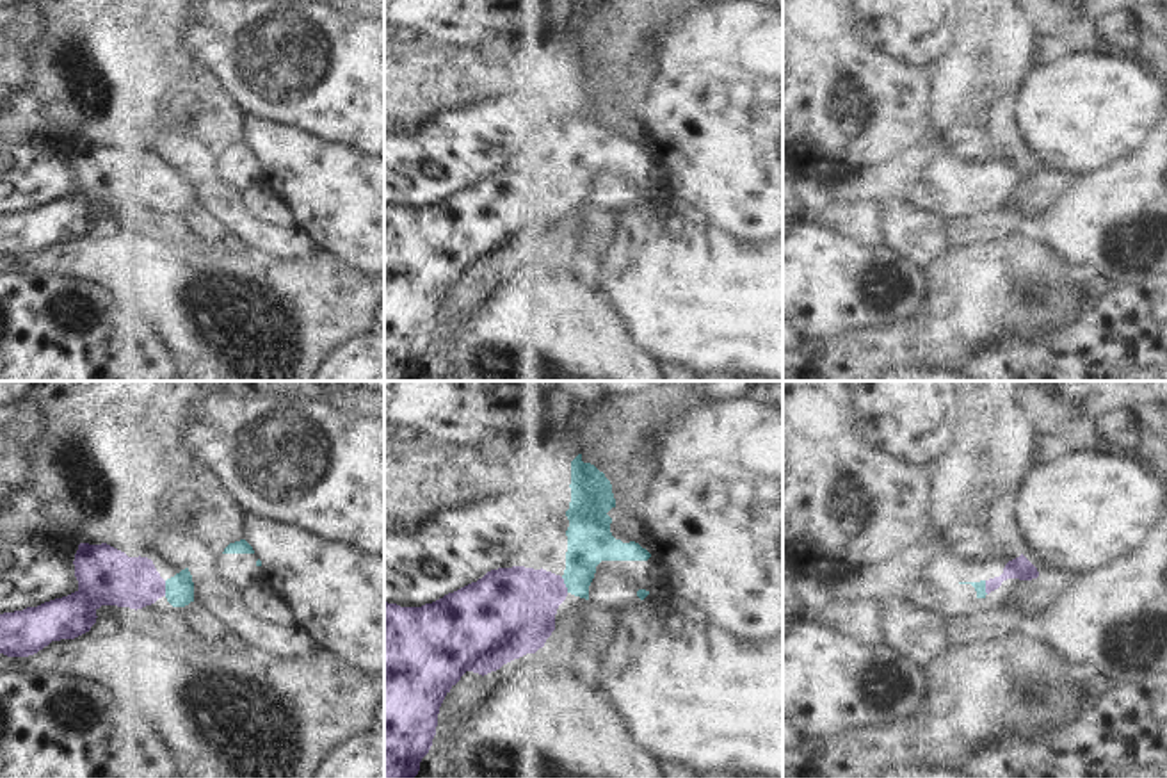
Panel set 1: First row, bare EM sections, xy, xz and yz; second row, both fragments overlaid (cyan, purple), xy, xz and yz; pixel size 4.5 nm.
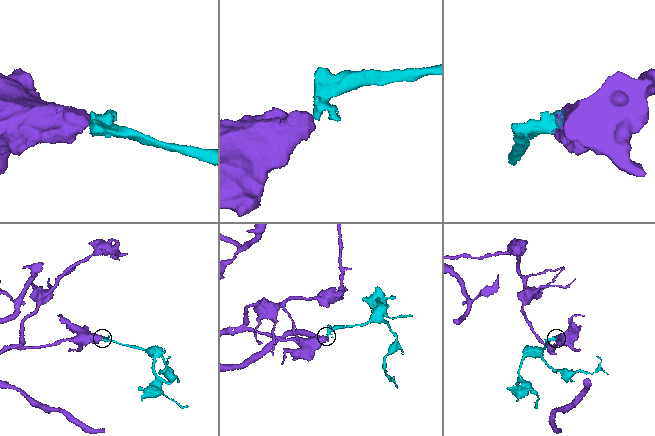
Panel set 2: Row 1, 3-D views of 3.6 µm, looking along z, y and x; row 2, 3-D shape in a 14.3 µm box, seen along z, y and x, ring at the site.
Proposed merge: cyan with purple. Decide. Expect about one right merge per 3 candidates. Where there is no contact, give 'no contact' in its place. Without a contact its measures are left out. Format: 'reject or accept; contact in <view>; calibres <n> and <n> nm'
accept; contact in xy; calibres 130 and 240 nm

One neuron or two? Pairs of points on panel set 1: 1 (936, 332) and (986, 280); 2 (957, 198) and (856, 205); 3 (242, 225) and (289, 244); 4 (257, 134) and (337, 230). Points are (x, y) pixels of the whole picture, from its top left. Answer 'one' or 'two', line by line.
1: one
2: one
3: one
4: one

